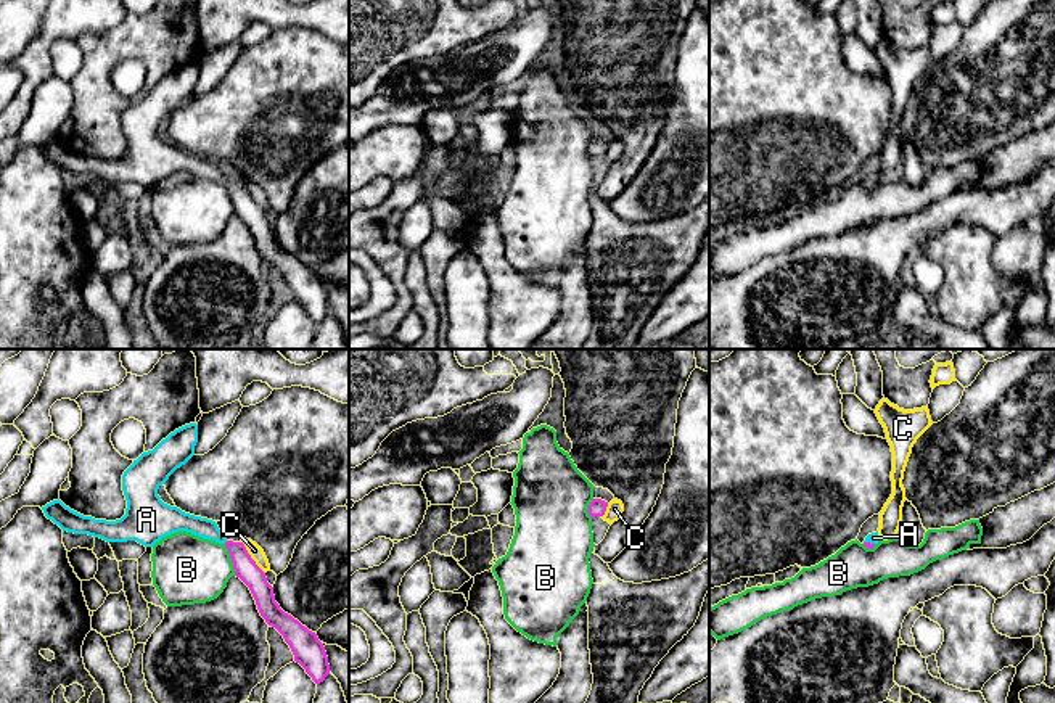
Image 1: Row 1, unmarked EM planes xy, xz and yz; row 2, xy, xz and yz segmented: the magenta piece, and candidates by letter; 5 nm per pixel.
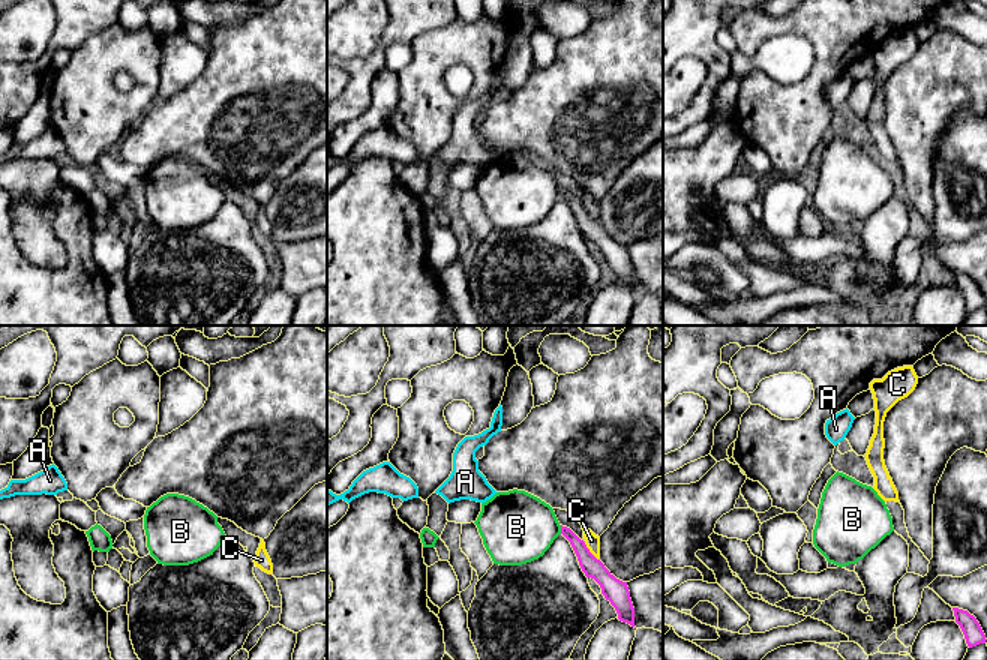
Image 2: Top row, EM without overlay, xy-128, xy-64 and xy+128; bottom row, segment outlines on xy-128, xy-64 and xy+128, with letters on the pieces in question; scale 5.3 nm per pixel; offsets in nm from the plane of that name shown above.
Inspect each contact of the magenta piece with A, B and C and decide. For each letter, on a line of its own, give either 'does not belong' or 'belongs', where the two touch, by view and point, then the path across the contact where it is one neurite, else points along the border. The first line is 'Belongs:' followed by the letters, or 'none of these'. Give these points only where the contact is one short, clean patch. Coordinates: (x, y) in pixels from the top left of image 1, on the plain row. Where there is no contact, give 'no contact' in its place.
Belongs: A
A: belongs | yz (869, 182) | across yz (867, 184), (869, 182), (874, 177)
B: does not belong | xy (232, 200) | along xy (224, 184), (235, 214)
C: does not belong | xy (250, 197)

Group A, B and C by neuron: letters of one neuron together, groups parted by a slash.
A / B / C

